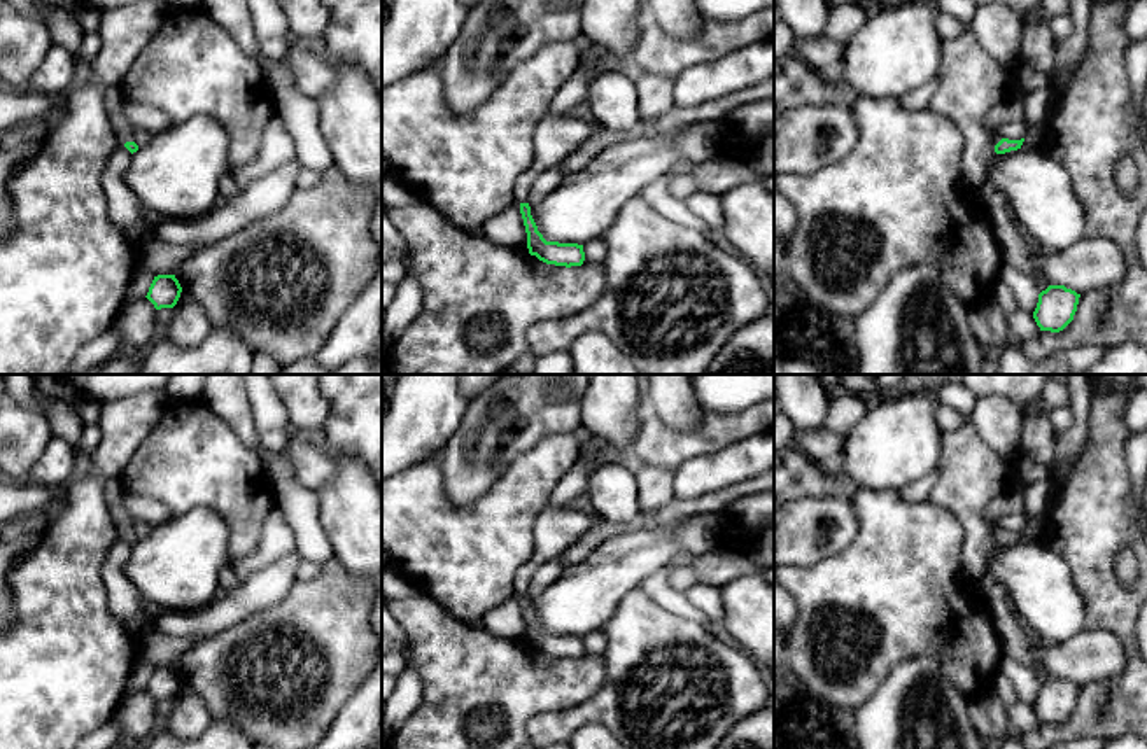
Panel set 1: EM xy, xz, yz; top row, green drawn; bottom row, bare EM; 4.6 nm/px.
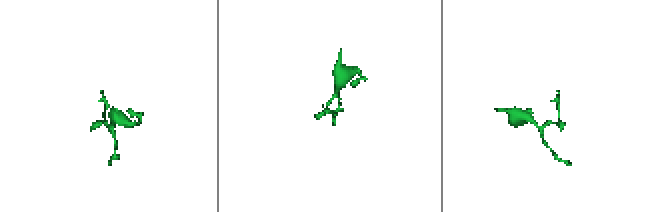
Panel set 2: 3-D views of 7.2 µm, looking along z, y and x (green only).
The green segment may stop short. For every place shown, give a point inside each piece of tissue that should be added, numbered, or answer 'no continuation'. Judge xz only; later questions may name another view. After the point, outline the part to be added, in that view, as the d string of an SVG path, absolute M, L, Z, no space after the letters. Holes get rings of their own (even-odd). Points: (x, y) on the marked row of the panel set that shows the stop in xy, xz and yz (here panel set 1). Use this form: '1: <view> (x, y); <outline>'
no continuation

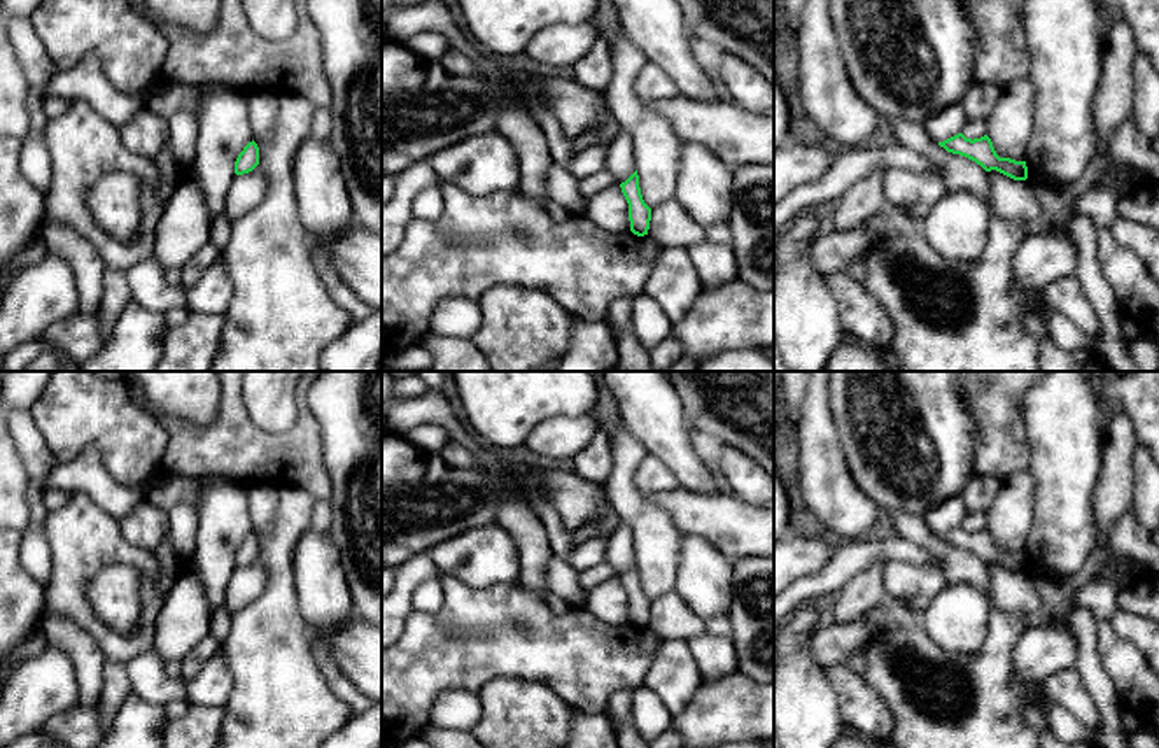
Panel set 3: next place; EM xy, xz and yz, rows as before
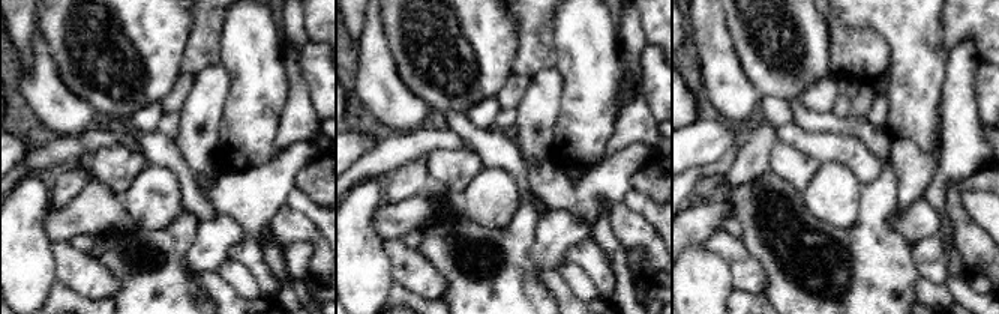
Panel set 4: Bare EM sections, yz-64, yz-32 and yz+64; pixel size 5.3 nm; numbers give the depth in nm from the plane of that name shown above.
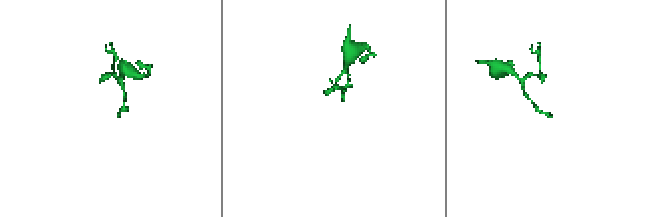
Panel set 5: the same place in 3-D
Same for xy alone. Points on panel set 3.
no continuation

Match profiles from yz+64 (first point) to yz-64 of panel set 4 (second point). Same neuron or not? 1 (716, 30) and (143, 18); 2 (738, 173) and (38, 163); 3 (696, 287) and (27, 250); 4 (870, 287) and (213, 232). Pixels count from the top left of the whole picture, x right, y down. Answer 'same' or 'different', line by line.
1: different
2: different
3: same
4: different

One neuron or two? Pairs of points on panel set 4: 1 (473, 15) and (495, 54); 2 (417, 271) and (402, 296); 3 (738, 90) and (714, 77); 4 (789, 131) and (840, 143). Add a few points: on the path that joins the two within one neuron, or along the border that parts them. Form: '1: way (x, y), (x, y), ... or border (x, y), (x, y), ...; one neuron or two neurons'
1: way (473, 24), (473, 32), (486, 45); one neuron
2: border (395, 281), (423, 298); two neurons
3: way (732, 90), (720, 80); one neuron
4: way (801, 140), (828, 143); one neuron

